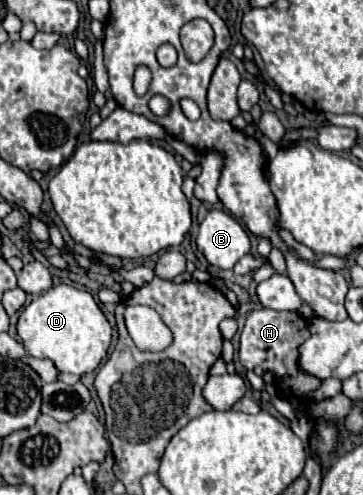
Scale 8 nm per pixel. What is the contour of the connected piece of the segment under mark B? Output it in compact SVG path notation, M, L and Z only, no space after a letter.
M210 210L206 214L196 244L212 266L224 270L230 270L252 246L242 224L224 210Z

